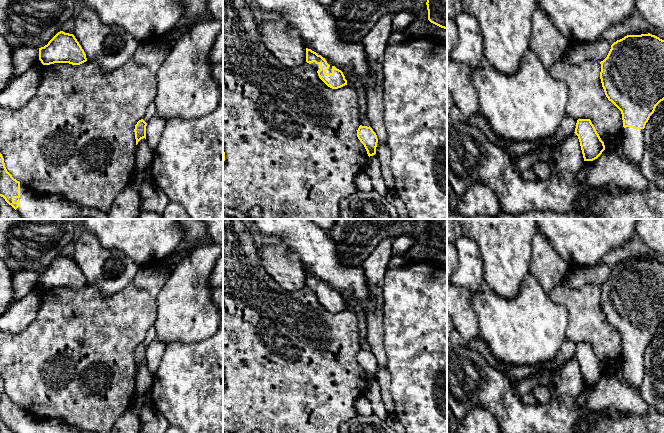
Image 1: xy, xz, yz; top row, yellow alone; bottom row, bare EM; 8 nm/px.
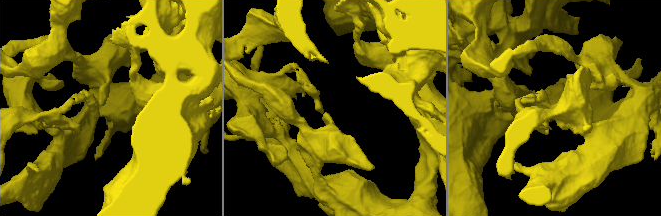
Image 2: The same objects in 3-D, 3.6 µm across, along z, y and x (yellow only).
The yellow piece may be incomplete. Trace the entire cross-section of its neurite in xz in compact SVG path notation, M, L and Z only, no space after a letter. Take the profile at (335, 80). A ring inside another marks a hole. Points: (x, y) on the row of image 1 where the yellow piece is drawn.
M306 48L306 62L311 64L319 78L330 88L338 89L347 85L343 72L330 64L321 55Z

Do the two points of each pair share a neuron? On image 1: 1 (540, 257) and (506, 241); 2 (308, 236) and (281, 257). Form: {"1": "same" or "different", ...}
{"1": "different", "2": "different"}

